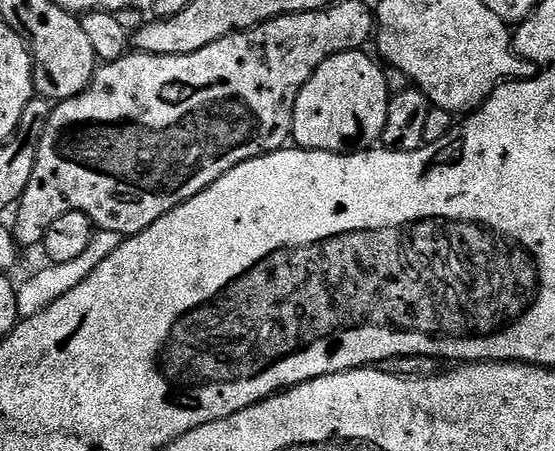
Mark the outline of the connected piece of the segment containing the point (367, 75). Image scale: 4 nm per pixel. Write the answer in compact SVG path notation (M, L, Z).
M357 50L332 56L322 62L306 86L302 86L292 115L292 140L299 147L307 148L309 152L347 153L349 150L371 149L383 137L390 93L386 86L384 68L376 65L366 53L367 51Z

